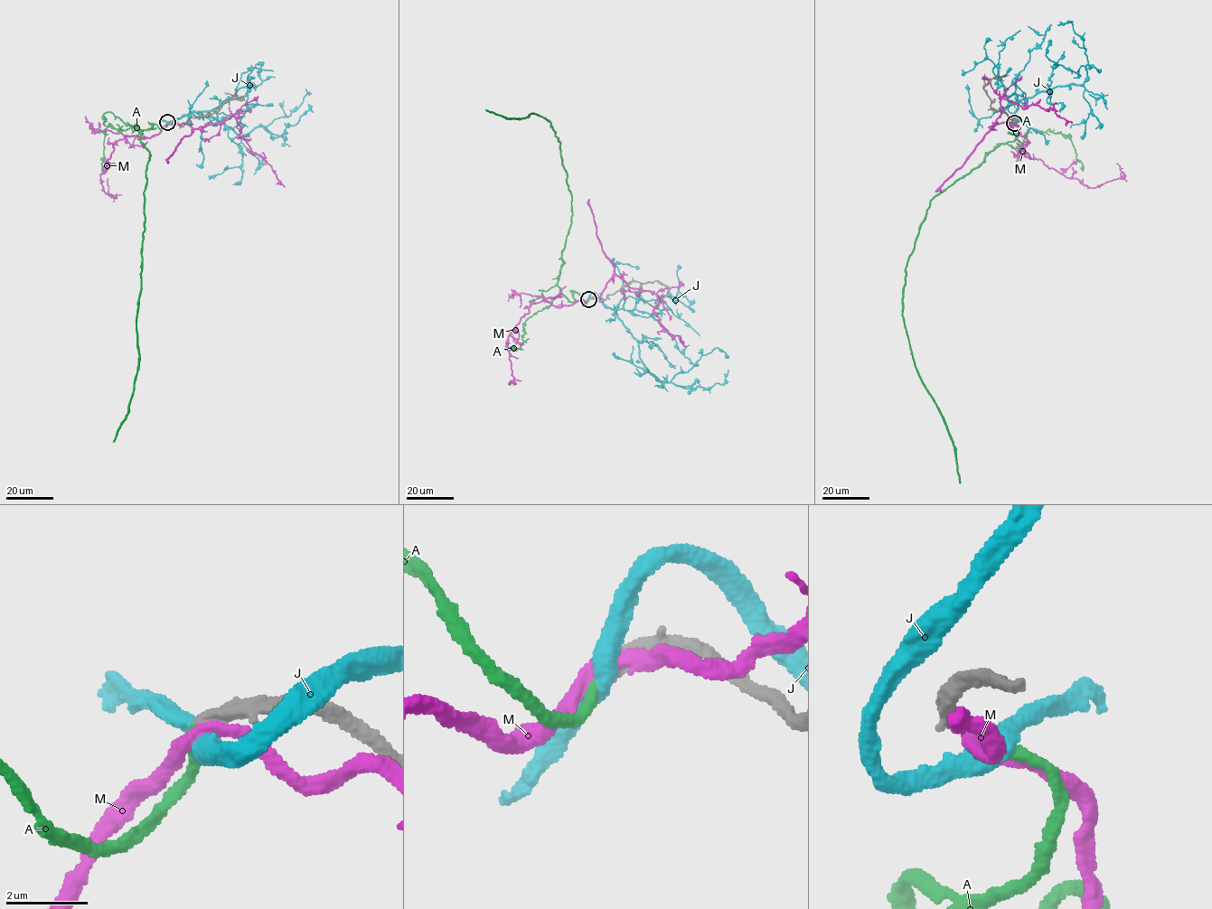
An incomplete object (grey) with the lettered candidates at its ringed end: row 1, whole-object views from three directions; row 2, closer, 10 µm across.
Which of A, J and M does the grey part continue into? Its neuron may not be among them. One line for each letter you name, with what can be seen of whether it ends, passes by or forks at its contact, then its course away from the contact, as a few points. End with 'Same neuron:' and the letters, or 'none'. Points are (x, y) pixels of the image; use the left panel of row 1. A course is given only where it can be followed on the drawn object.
A: It ends there. Its course: (167, 122), (163, 129), (135, 126), (151, 154), (136, 317), (139, 364), (113, 442)
Same neuron: A

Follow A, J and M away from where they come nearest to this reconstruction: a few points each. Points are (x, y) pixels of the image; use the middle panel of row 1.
A: (588, 299), (575, 292), (570, 302), (557, 285), (572, 214), (549, 120), (534, 112), (508, 118), (485, 110)
J: (588, 299), (594, 293), (615, 312), (638, 342), (642, 363), (659, 380), (687, 372), (714, 348), (725, 357)
M: (589, 298), (556, 307), (545, 301), (530, 305), (507, 339), (513, 378), (511, 381)

